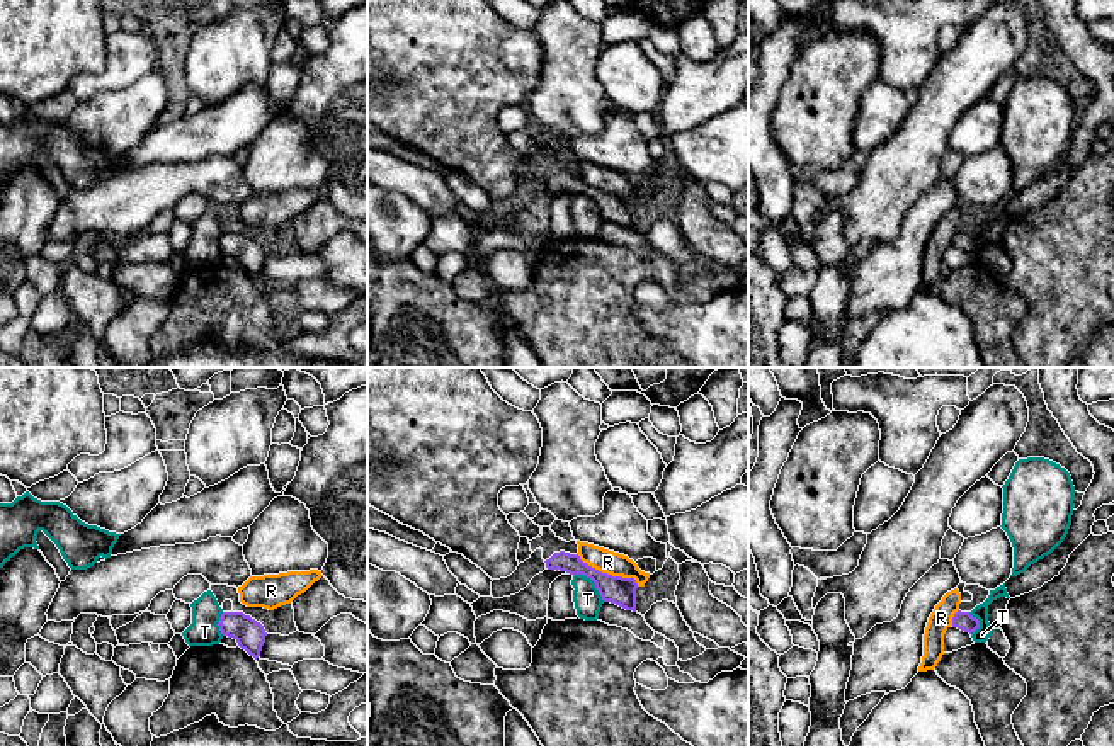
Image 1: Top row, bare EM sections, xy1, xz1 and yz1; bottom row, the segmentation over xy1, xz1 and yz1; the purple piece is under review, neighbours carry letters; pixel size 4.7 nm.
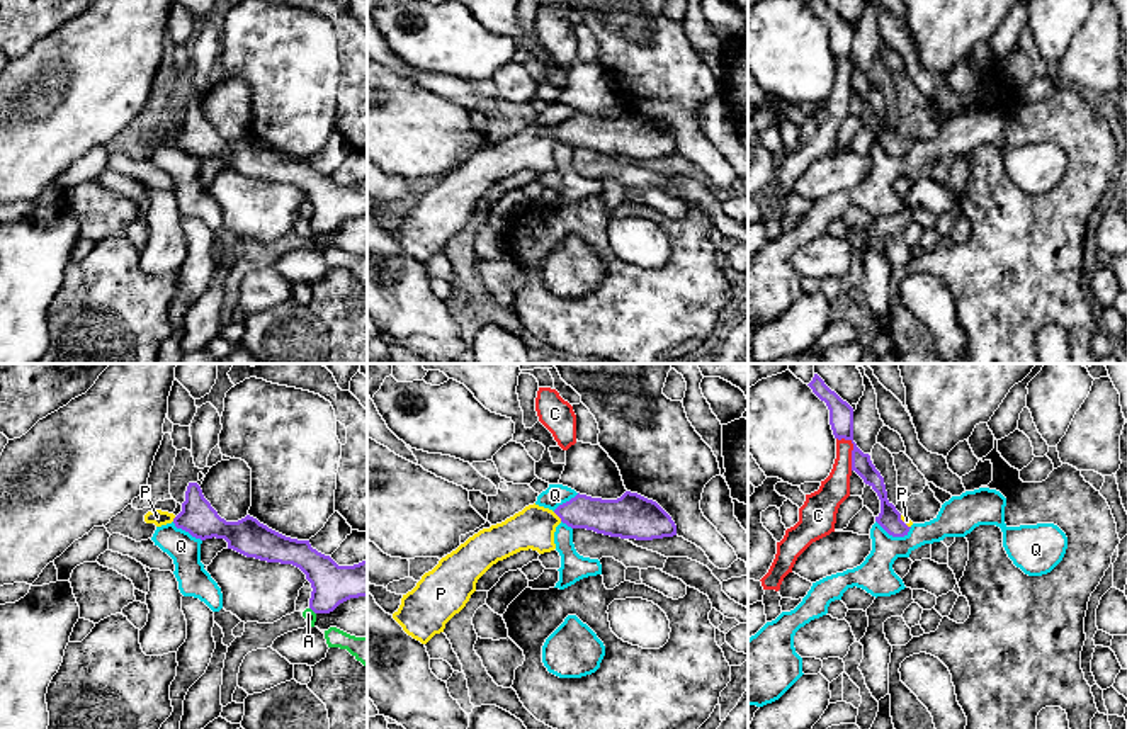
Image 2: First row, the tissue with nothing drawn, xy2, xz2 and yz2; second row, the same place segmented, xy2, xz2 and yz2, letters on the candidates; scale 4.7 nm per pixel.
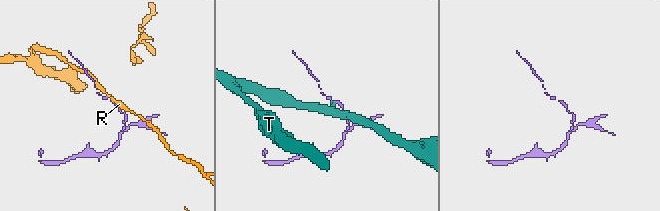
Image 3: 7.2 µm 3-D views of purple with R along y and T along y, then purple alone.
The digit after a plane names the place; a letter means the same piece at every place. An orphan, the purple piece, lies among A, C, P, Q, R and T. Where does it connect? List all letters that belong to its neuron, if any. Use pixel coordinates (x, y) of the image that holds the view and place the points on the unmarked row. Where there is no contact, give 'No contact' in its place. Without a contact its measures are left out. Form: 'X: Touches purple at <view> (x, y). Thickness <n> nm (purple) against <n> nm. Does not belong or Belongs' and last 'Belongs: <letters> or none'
A: Touches purple at xy2 (311, 228). Thickness 190 nm (purple) against 60 nm. Does not belong
C: Touches purple at yz2 (854, 68). Thickness 110 nm (purple) against 140 nm. Does not belong
P: Touches purple at xz2 (558, 135). Thickness 180 nm (purple) against 200 nm. Belongs
Q: Touches purple at yz2 (894, 155). Thickness 110 nm (purple) against 170 nm. Does not belong
R: Touches purple at xz1 (606, 192). Thickness 130 nm (purple) against 110 nm. Does not belong
T: Touches purple at xz1 (592, 199). Thickness 130 nm (purple) against 130 nm. Does not belong
Belongs: P

